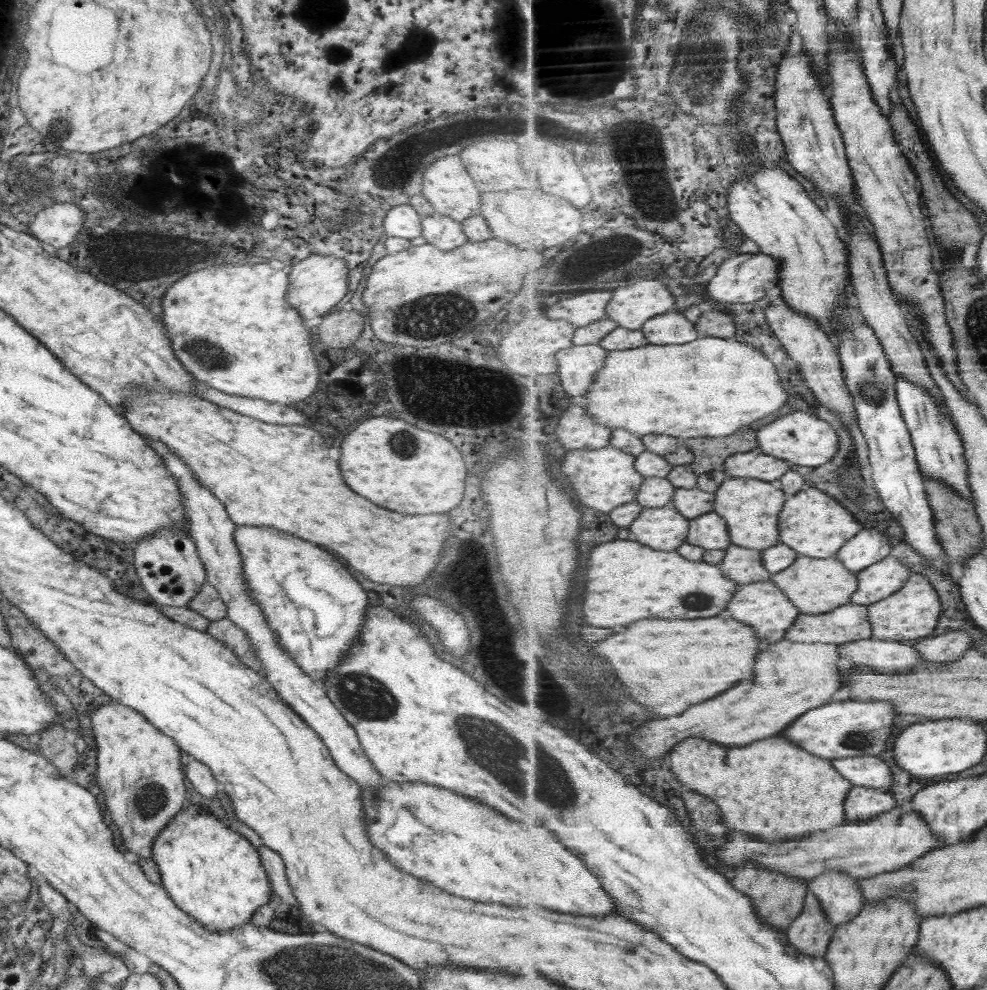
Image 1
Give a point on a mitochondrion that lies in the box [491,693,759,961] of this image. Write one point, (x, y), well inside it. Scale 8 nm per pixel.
(635, 893)

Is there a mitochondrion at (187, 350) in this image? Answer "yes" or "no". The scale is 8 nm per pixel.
yes

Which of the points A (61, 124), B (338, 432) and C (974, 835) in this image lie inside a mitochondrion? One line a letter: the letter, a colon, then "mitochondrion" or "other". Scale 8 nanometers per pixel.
A: mitochondrion
B: other
C: other

